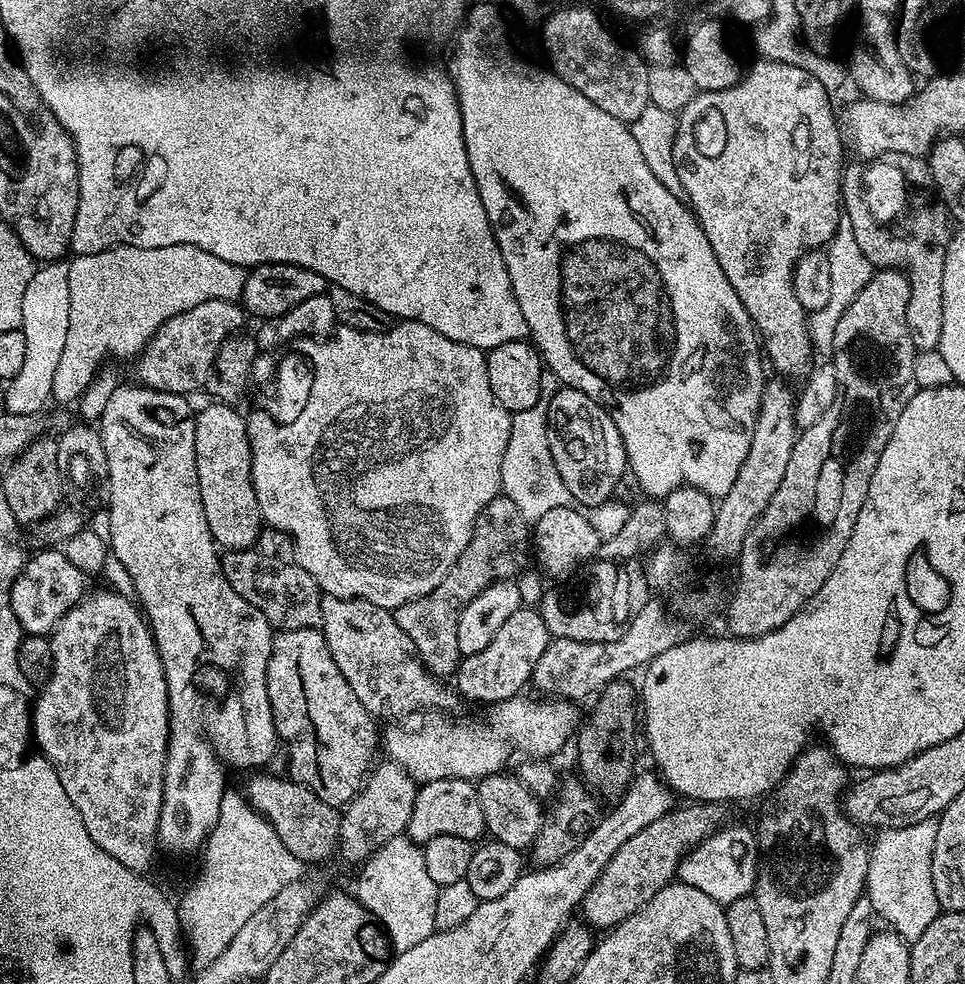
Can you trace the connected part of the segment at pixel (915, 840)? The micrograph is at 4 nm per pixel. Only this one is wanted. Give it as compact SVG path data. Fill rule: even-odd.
M931 819L923 820L920 824L912 824L903 828L886 828L879 833L880 836L870 848L868 858L868 882L866 885L866 900L872 904L873 913L879 915L884 920L889 920L891 927L905 941L917 940L934 922L934 918L939 916L942 909L940 903L936 901L934 894L934 882L932 881L932 851L936 841L936 824Z

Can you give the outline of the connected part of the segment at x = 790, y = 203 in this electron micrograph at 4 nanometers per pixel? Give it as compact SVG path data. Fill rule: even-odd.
M763 58L757 59L757 61L757 64L749 72L747 69L741 75L740 81L734 86L713 92L697 91L692 101L678 113L676 137L674 138L674 170L678 170L678 182L682 182L682 193L696 219L699 220L701 228L704 229L706 238L718 258L718 266L722 266L722 274L726 274L730 286L734 286L742 306L752 319L762 344L764 340L762 352L767 363L769 365L772 363L781 372L777 372L781 377L804 375L807 377L812 372L810 370L814 349L809 332L809 317L801 302L798 302L798 298L795 297L792 274L797 262L804 255L829 245L839 228L842 219L842 181L846 171L846 163L844 164L846 140L842 135L842 124L838 119L838 112L836 116L835 110L832 109L832 100L828 97L831 96L829 89L824 88L822 82L818 82L818 78L814 78L805 68L800 68L797 64L783 64L781 60L765 60Z

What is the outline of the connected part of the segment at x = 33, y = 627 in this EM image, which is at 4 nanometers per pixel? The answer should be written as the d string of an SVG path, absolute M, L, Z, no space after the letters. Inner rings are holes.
M59 547L48 548L37 556L29 555L13 580L12 589L8 592L8 604L21 629L29 636L48 636L57 622L85 595L84 580L86 574L78 570L78 566L72 565L70 558L66 558L66 554Z

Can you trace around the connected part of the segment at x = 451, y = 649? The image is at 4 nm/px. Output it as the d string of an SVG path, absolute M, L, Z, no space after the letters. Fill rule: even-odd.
M503 494L495 496L491 502L482 510L482 514L476 519L476 530L473 532L466 550L458 554L454 566L442 578L442 582L430 594L419 596L413 600L408 600L402 606L394 610L394 615L398 626L410 634L410 642L414 642L416 655L420 661L428 667L429 672L437 678L452 678L456 674L456 665L460 663L462 657L458 650L458 618L462 610L486 586L490 586L499 580L513 579L525 567L524 559L530 556L530 524L518 514L518 506L510 502L510 498Z

